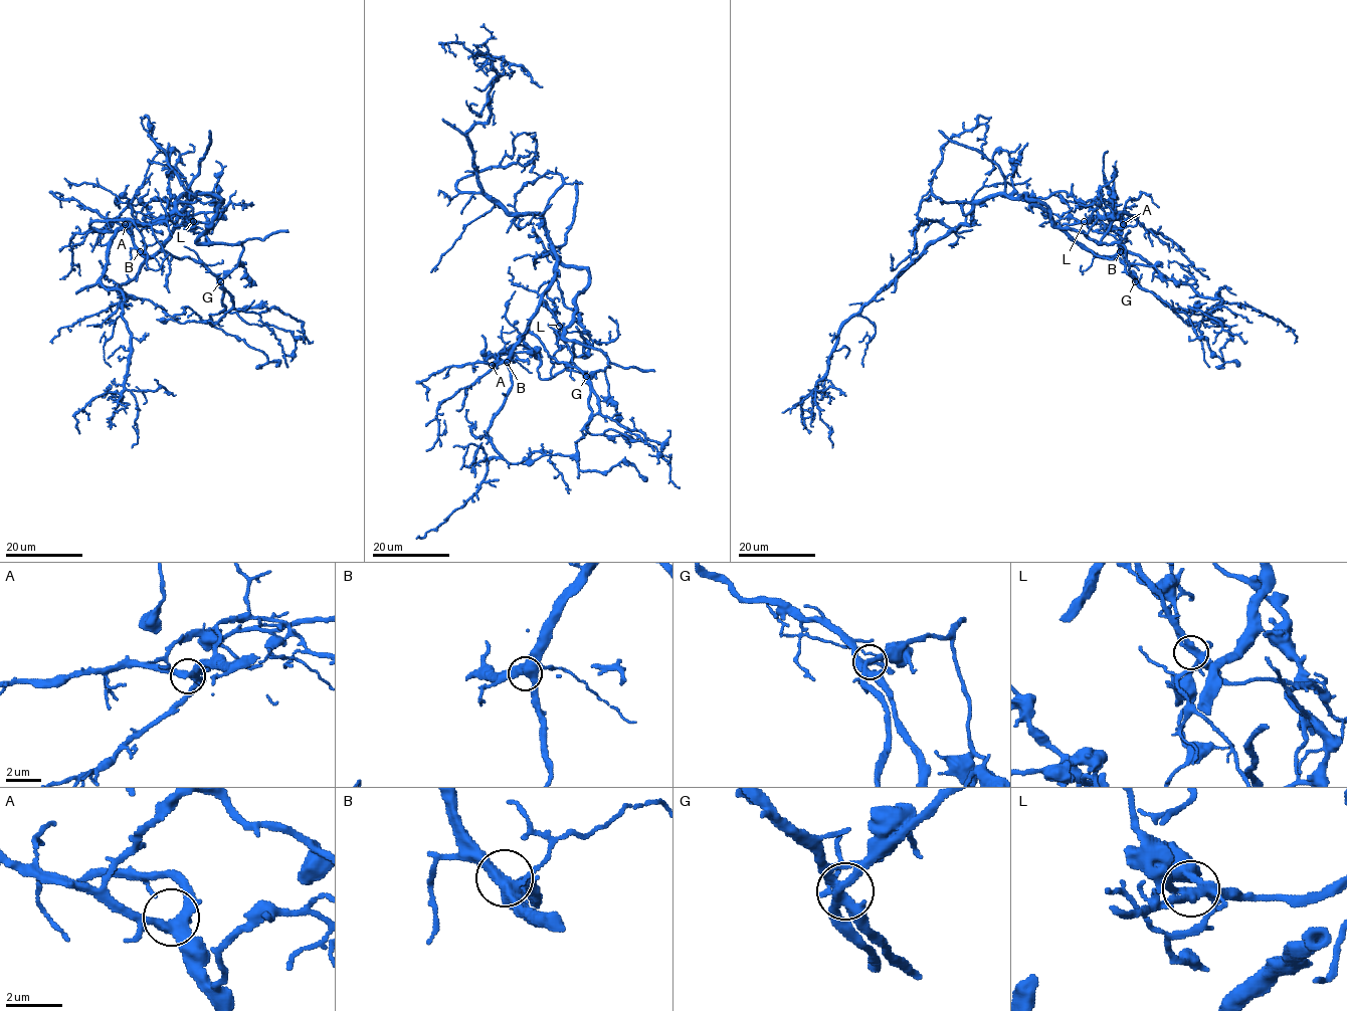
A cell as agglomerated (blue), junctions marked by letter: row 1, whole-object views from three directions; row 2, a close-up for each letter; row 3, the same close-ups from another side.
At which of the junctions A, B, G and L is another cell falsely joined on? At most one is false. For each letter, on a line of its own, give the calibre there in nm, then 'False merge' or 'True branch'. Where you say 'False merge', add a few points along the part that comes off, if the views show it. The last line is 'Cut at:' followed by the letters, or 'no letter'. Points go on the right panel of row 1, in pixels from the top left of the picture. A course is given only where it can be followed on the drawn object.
A: Thickness 320 nm. True branch
B: Thickness 420 nm. True branch
G: Thickness 320 nm. True branch
L: Thickness 320 nm. True branch
Cut at: no letter

